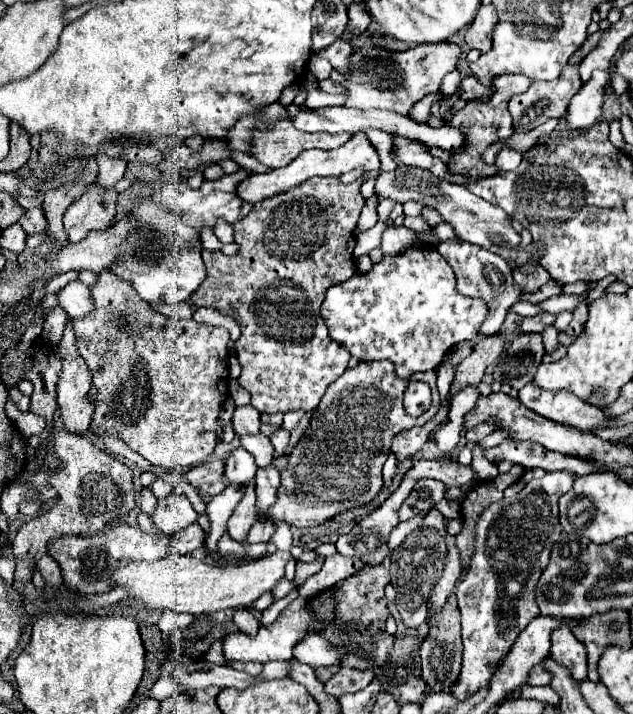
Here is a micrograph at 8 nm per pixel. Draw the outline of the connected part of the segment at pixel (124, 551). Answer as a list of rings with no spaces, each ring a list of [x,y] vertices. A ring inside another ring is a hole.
[[[120,522],[112,526],[106,534],[94,538],[82,536],[58,536],[50,540],[48,554],[60,564],[62,578],[66,586],[72,590],[80,590],[82,594],[102,594],[110,590],[112,572],[120,566],[126,566],[132,560],[158,560],[170,554],[170,536],[152,536],[142,532],[138,526],[130,526]]]

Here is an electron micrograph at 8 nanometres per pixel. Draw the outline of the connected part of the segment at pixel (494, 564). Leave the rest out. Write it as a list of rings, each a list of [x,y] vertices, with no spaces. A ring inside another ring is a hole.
[[[548,472],[540,480],[530,480],[522,492],[510,498],[502,498],[490,504],[476,522],[476,542],[474,556],[470,566],[466,568],[462,580],[456,586],[458,608],[462,612],[462,642],[464,642],[464,660],[458,682],[452,688],[456,698],[466,698],[476,690],[484,688],[490,682],[490,676],[496,670],[496,664],[508,654],[516,636],[526,628],[526,624],[538,616],[536,606],[536,582],[542,570],[548,564],[552,544],[560,538],[562,528],[558,522],[558,498],[568,492],[574,484],[576,476],[570,472]]]

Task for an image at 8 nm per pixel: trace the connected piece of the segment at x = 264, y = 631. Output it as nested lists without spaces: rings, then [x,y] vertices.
[[[294,600],[280,616],[274,624],[270,626],[260,626],[256,636],[248,636],[244,632],[236,632],[236,634],[228,634],[222,640],[222,652],[226,662],[268,662],[268,660],[290,660],[292,658],[292,646],[304,638],[308,632],[320,632],[322,624],[314,620],[314,616],[308,612],[306,608],[306,600]]]

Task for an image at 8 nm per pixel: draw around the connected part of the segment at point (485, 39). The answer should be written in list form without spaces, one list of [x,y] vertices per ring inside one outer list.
[[[492,4],[480,6],[474,22],[466,30],[466,36],[464,36],[466,44],[470,48],[478,48],[482,54],[488,52],[492,48],[492,28],[494,28],[496,20],[498,20],[498,16],[496,16],[496,8]]]

